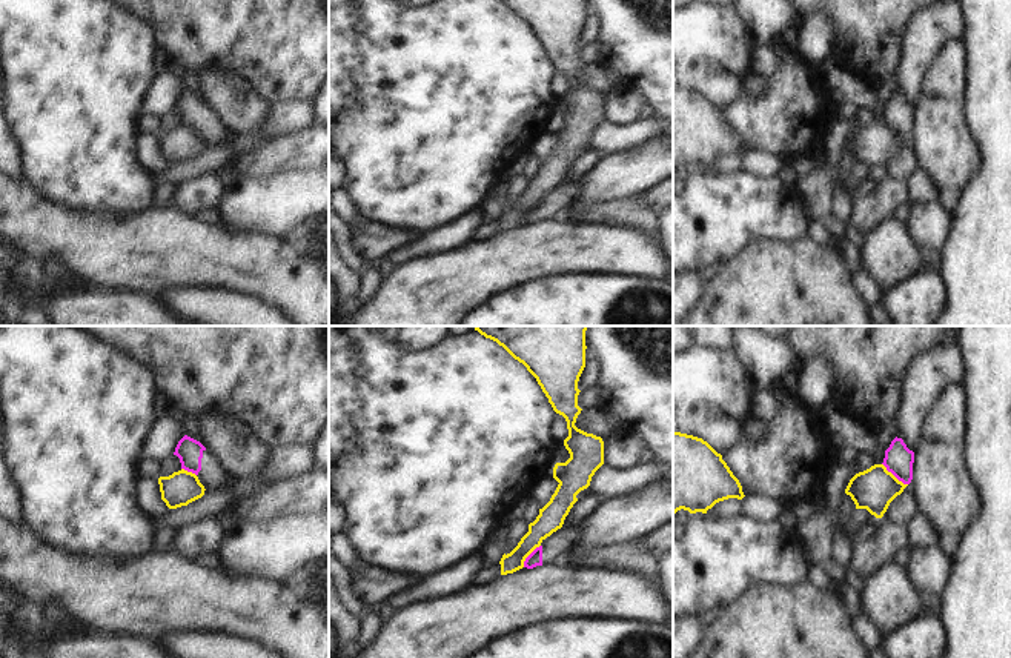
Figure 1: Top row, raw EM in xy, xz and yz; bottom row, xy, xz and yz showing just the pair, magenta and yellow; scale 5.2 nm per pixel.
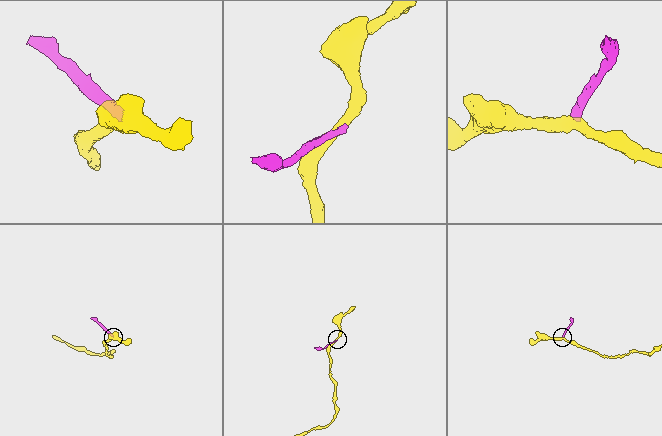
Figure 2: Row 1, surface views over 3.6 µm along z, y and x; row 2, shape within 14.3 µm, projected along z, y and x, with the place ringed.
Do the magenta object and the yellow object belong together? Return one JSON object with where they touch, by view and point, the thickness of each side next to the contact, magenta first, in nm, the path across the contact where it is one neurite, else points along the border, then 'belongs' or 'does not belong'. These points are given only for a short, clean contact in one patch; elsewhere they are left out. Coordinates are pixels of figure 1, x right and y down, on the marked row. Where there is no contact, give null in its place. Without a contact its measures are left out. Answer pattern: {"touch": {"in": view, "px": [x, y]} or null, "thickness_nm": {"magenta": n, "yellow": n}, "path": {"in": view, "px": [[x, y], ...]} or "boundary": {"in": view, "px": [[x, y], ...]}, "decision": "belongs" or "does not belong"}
{"touch": {"in": "yz", "px": [894, 475]}, "thickness_nm": {"magenta": 150, "yellow": 220}, "boundary": {"in": "yz", "px": [[882, 463], [907, 485]]}, "decision": "does not belong"}

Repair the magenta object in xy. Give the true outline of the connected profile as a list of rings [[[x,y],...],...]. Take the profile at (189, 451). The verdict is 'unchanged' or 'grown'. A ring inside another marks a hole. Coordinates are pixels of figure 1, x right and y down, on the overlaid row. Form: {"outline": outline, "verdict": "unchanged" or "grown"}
{"outline": [[[187,435],[178,441],[174,455],[180,458],[181,469],[198,477],[204,489],[227,489],[234,481],[215,457]]], "verdict": "grown"}

